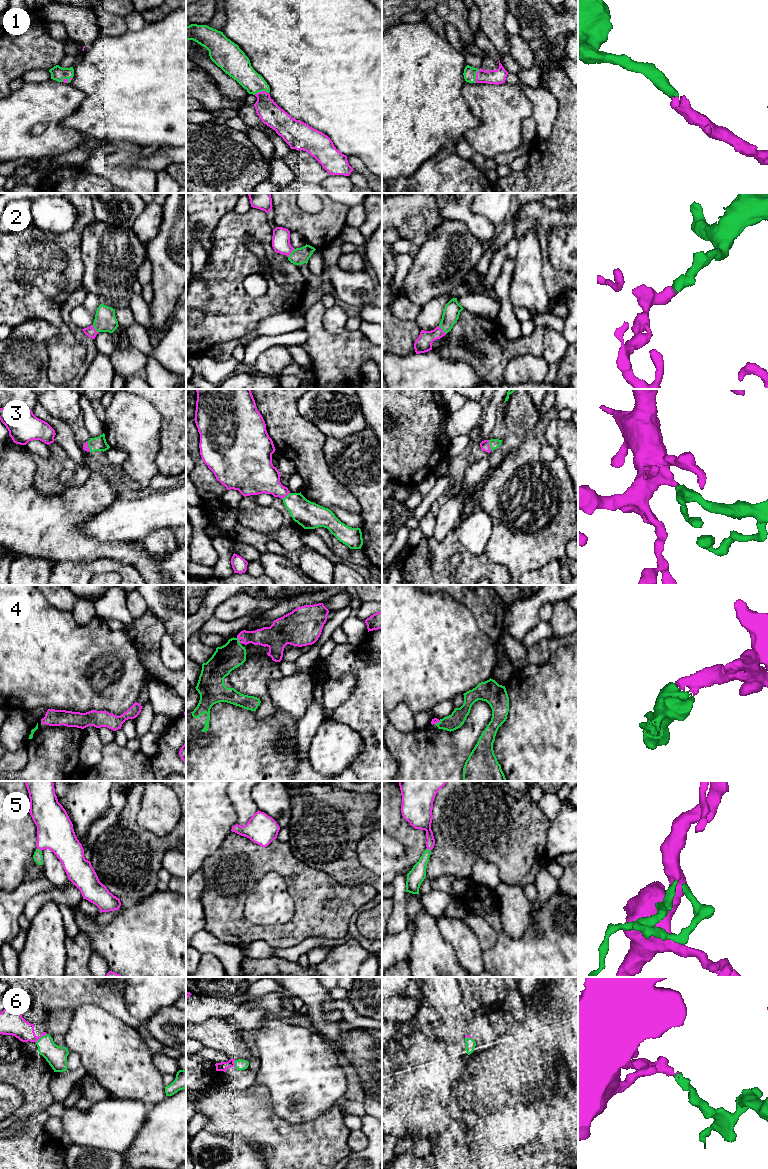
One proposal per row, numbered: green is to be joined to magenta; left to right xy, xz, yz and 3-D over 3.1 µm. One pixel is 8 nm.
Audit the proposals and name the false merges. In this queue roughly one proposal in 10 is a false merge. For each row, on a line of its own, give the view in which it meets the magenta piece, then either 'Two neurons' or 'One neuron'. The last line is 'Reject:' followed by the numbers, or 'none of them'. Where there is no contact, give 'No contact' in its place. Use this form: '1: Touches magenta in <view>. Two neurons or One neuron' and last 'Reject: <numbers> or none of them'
1: Touches magenta in xz. One neuron
2: Touches magenta in xz. One neuron
3: Touches magenta in yz. One neuron
4: Touches magenta in xz. One neuron
5: Touches magenta in xy. One neuron
6: Touches magenta in xy. One neuron
Reject: none of them

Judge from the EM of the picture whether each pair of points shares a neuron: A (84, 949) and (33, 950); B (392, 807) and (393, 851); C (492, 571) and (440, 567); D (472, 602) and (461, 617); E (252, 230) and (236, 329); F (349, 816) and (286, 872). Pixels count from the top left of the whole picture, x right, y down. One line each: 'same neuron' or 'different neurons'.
A: different neurons
B: different neurons
C: same neuron
D: different neurons
E: same neuron
F: different neurons

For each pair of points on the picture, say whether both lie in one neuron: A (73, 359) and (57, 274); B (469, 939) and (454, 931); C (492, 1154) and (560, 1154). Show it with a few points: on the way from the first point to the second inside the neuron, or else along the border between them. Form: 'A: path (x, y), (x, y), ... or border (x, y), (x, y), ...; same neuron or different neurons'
A: path (65, 338), (62, 326), (50, 312), (54, 295); same neuron
B: path (465, 939), (458, 935); same neuron
C: path (509, 1155), (519, 1155), (531, 1146), (543, 1146); same neuron

